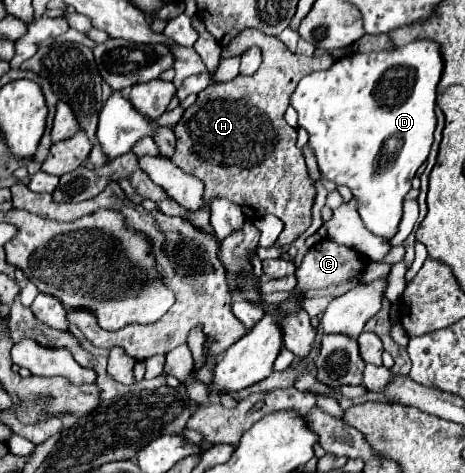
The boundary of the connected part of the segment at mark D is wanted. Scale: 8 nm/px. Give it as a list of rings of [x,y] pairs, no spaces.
[[[416,39],[386,51],[342,57],[330,69],[306,75],[292,95],[292,107],[298,111],[298,123],[310,135],[308,143],[316,153],[320,173],[334,183],[350,187],[358,199],[358,213],[366,229],[388,241],[398,229],[404,195],[412,189],[412,179],[430,153],[436,127],[436,87],[442,67],[442,47],[432,39]]]

